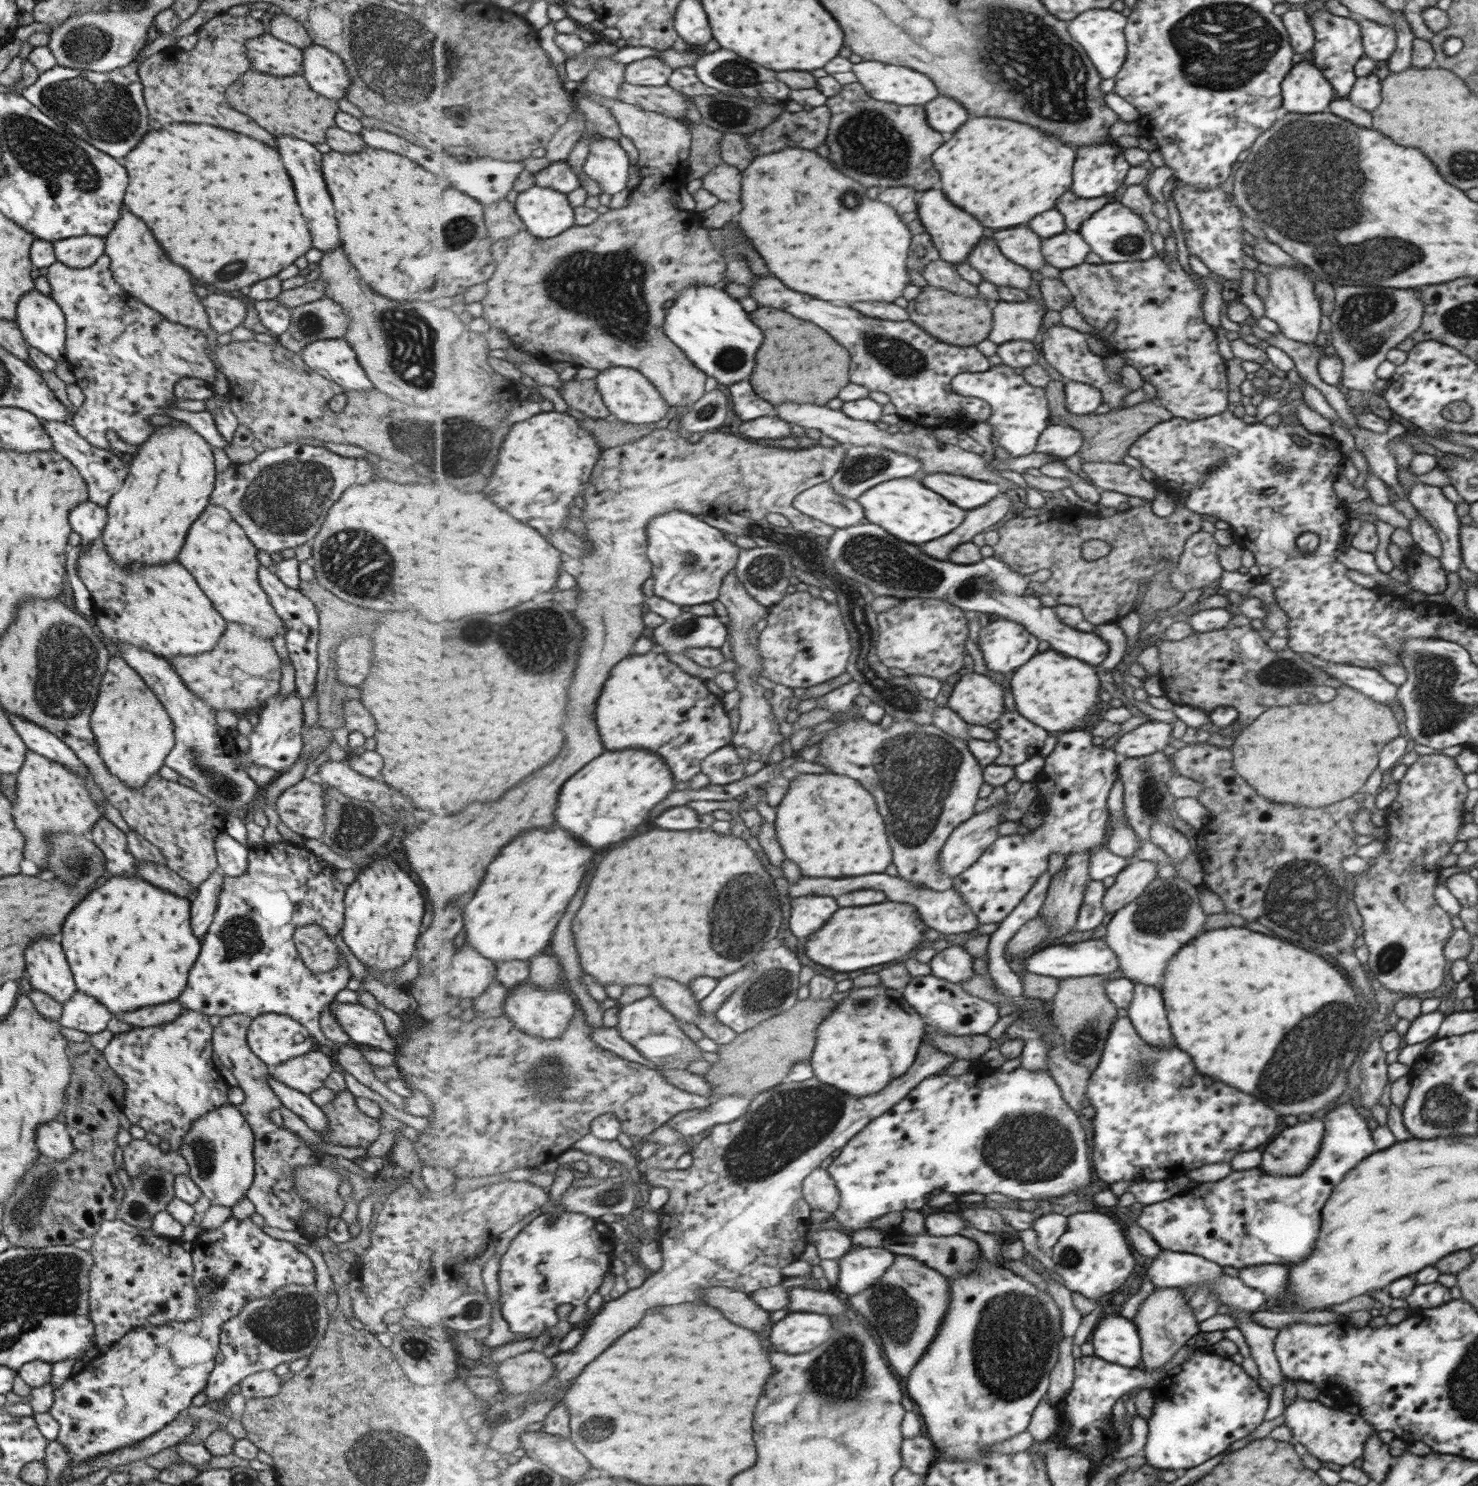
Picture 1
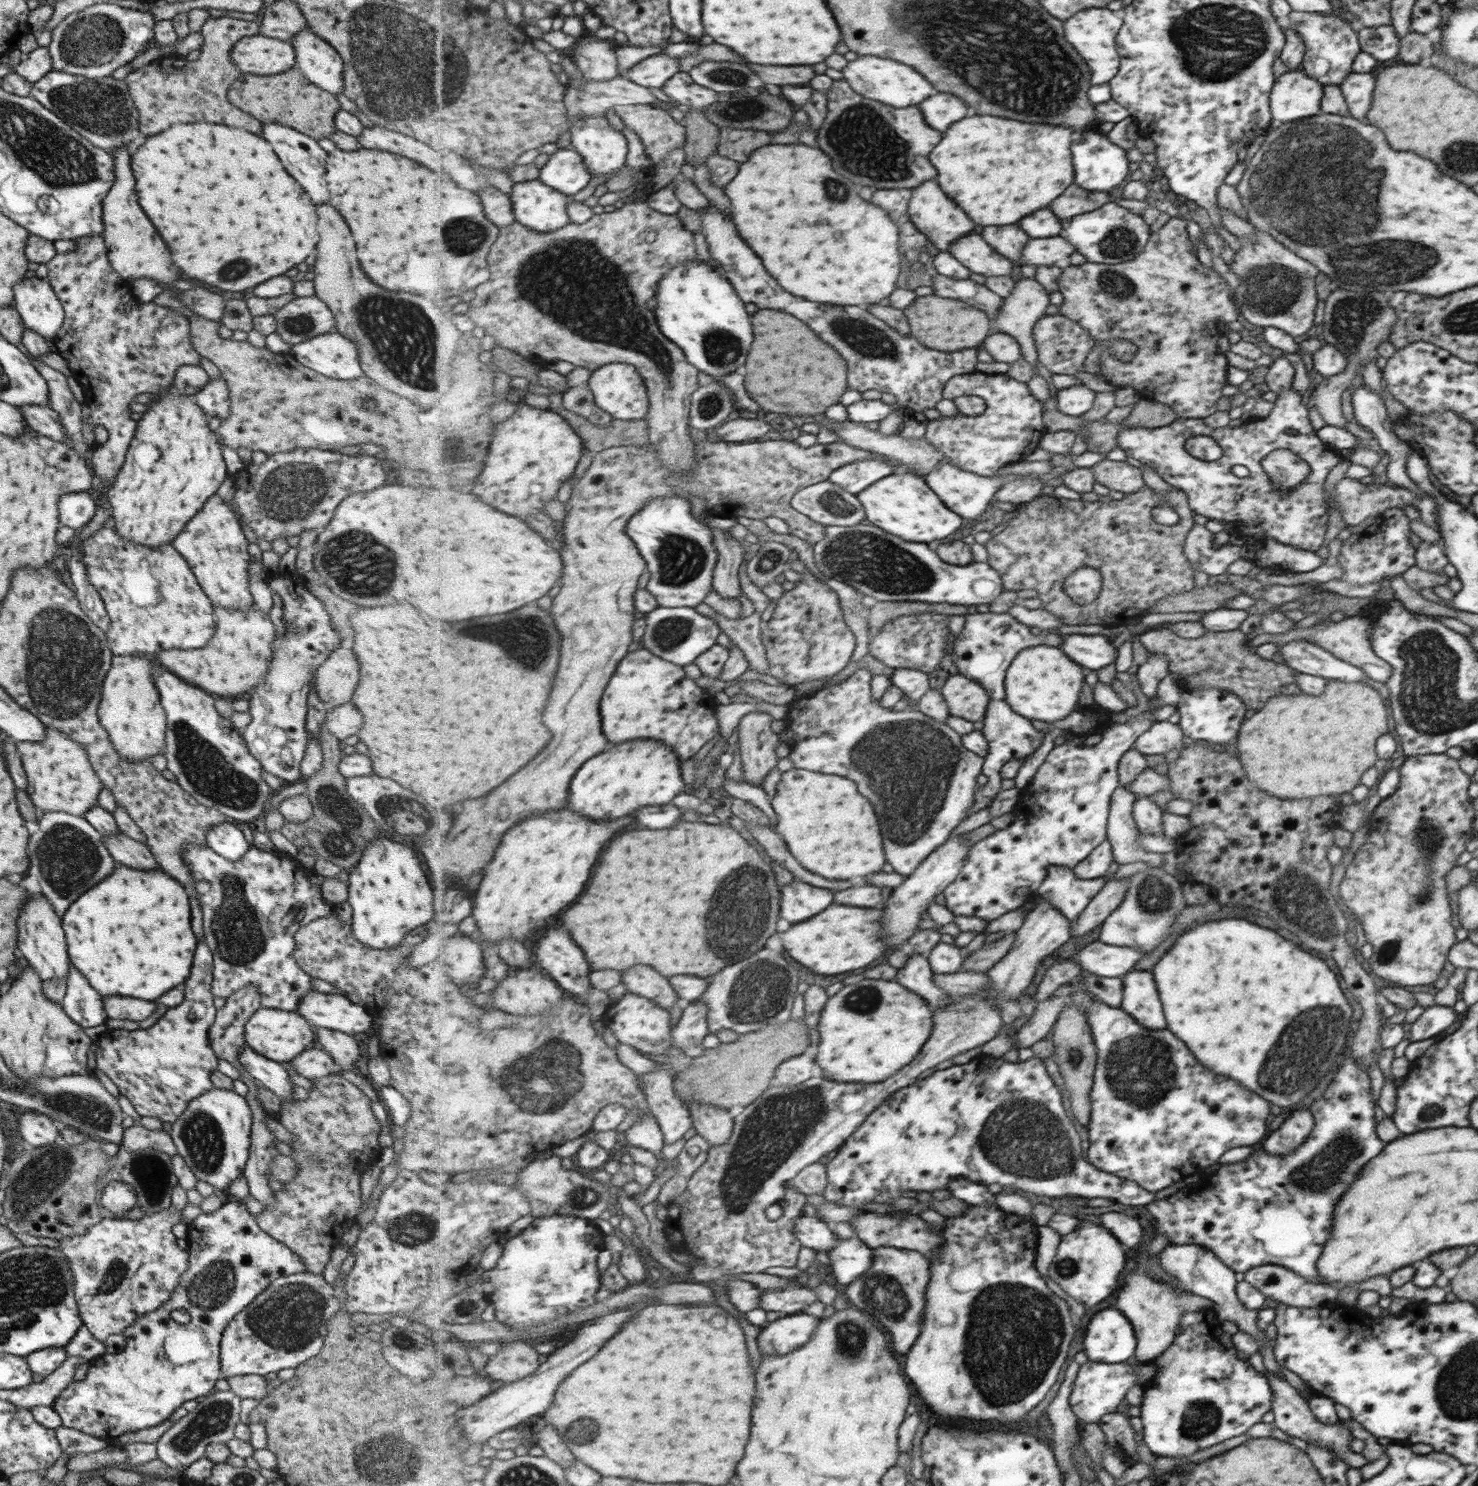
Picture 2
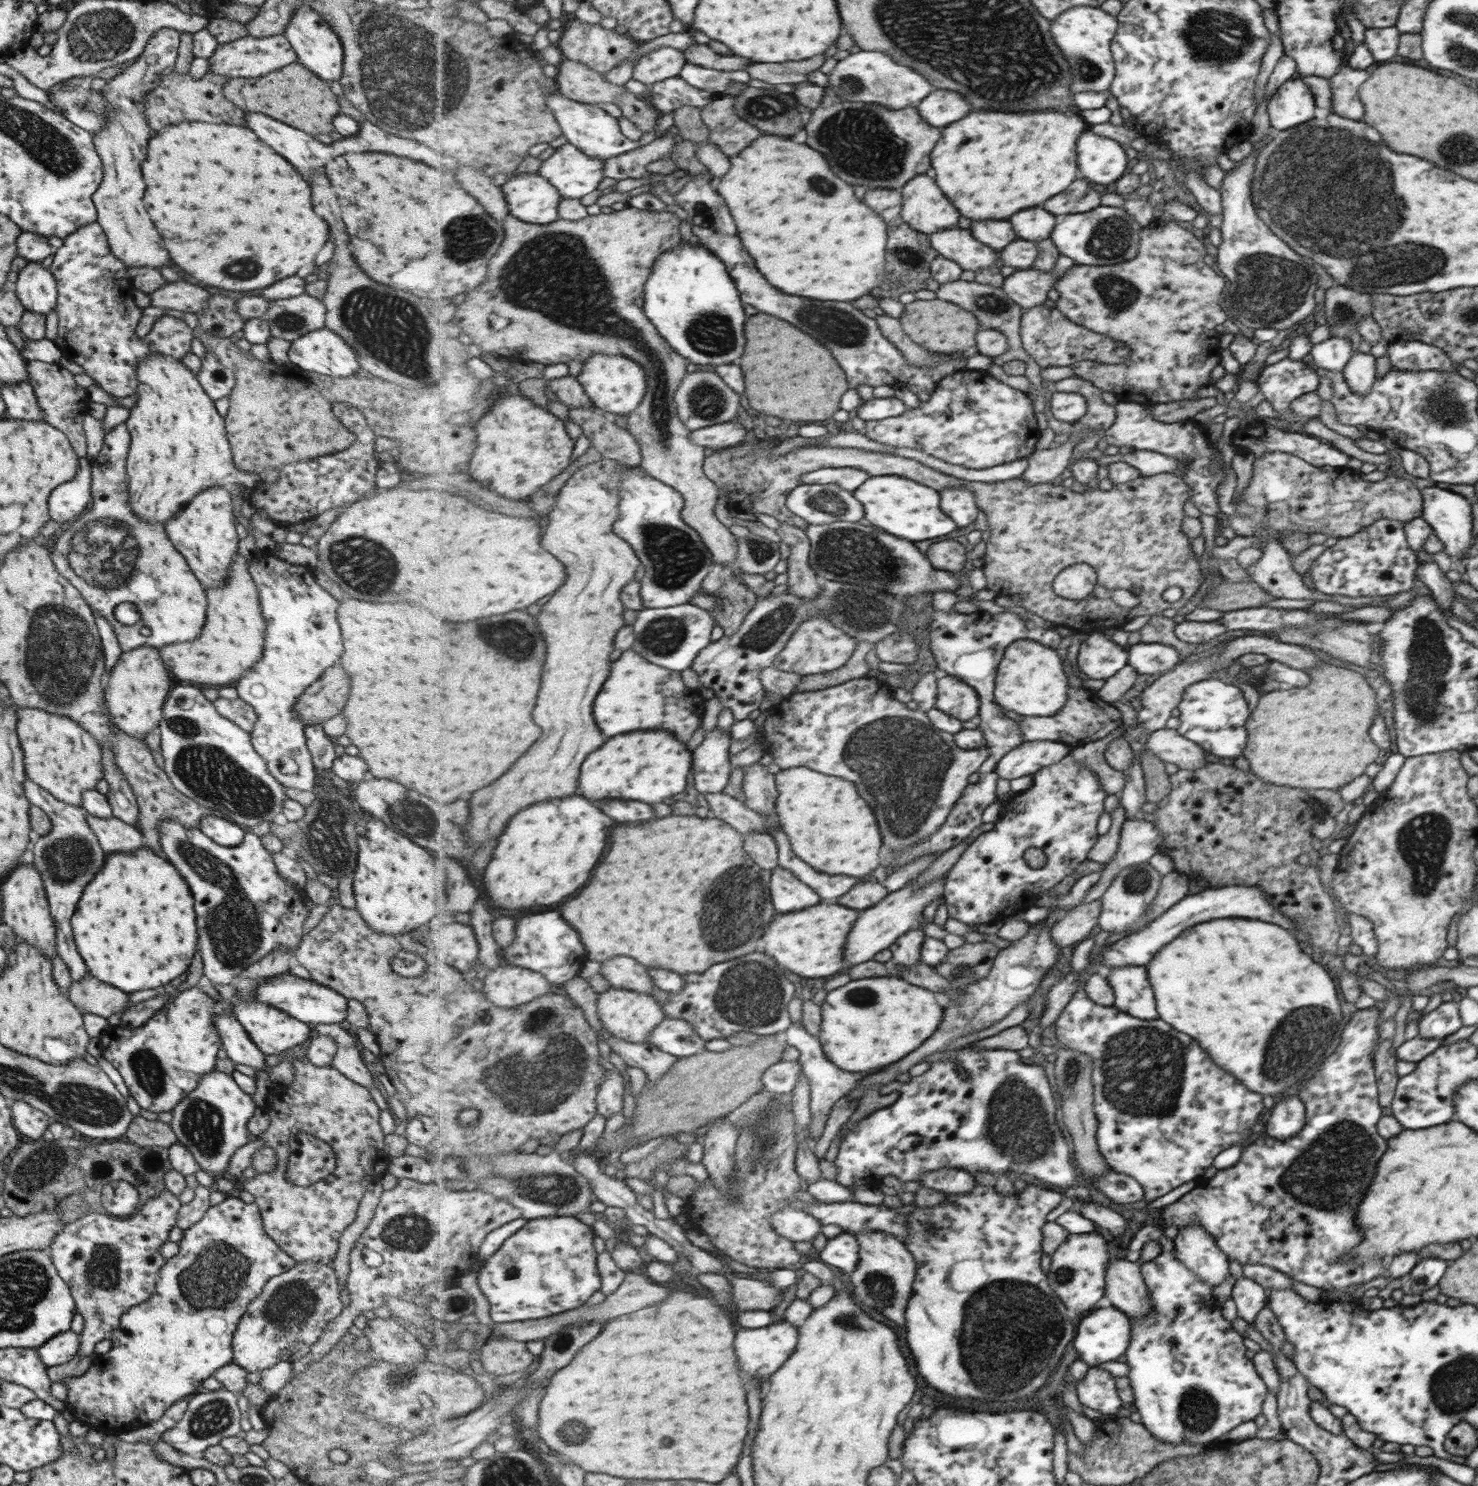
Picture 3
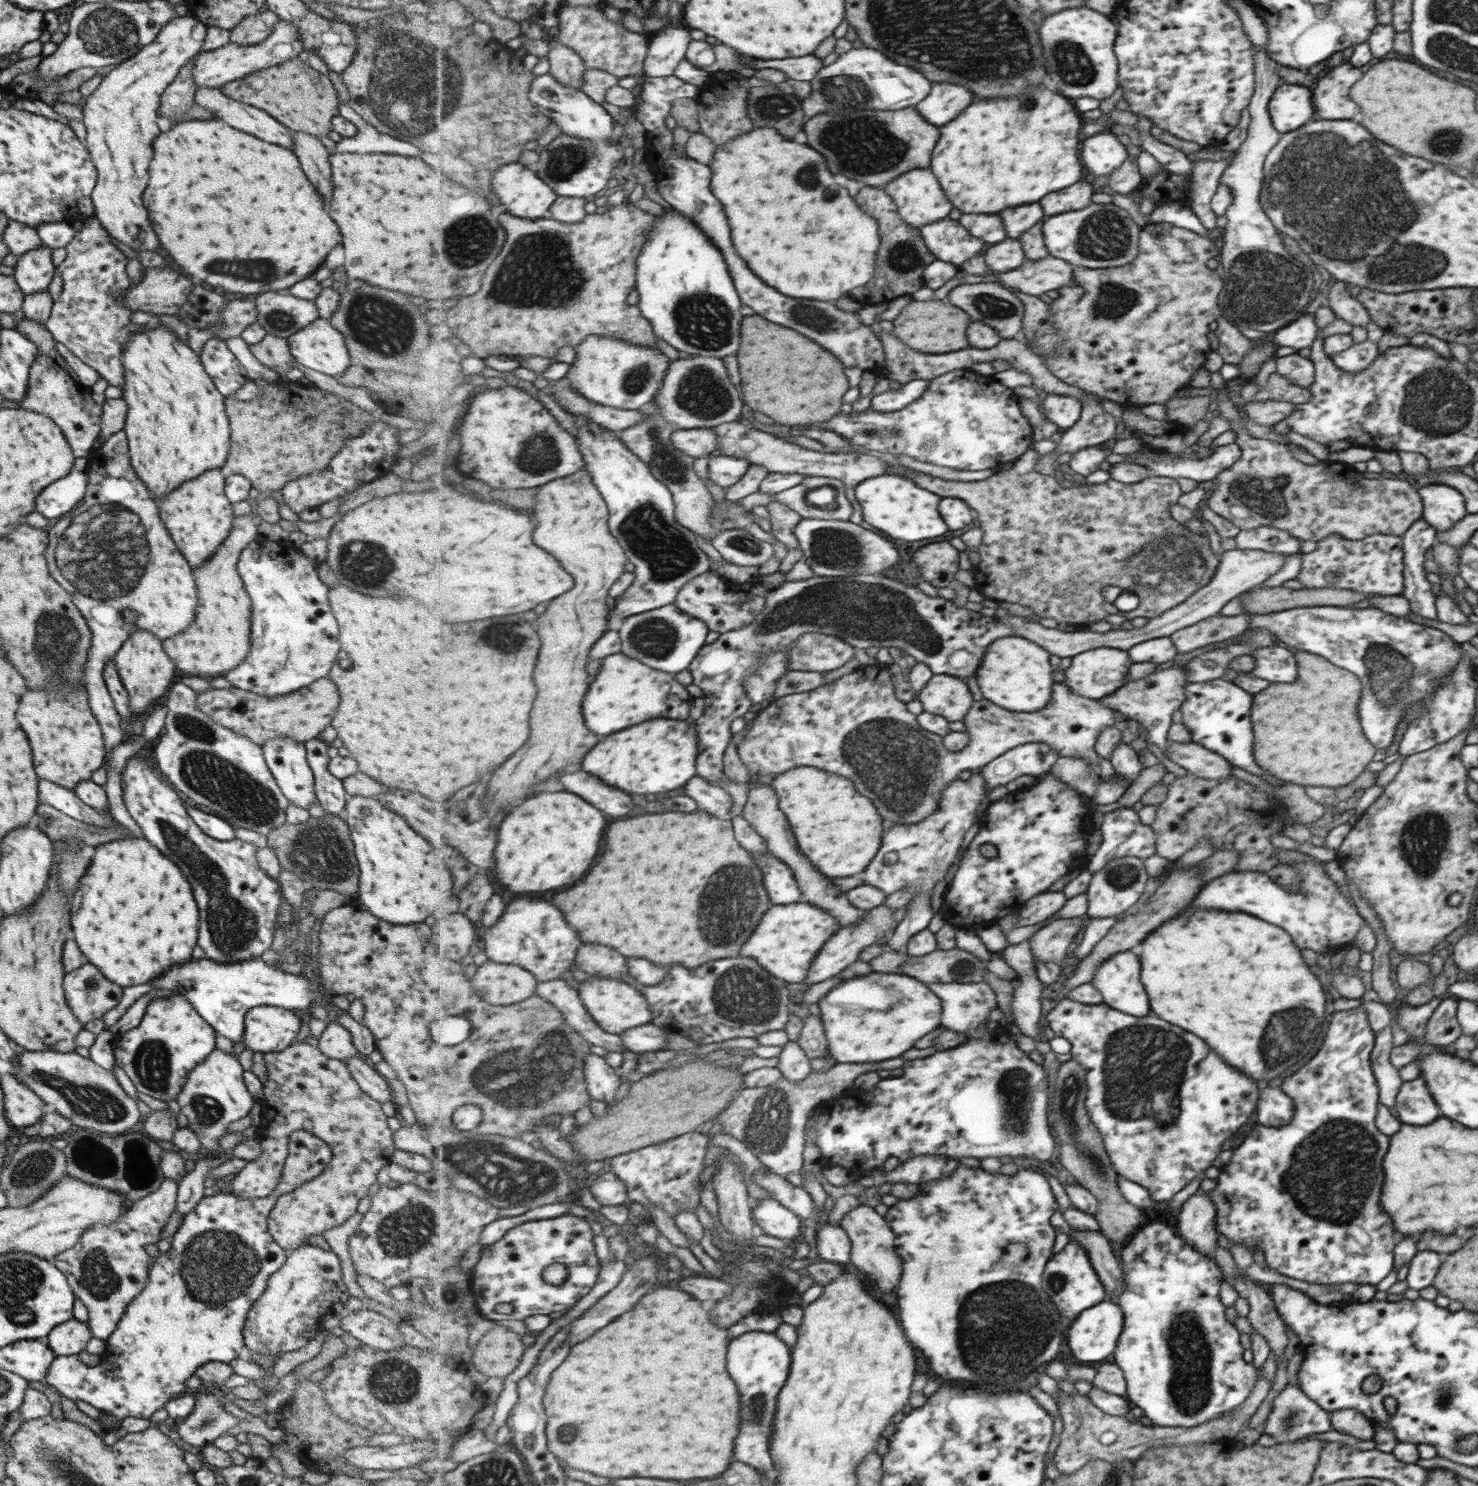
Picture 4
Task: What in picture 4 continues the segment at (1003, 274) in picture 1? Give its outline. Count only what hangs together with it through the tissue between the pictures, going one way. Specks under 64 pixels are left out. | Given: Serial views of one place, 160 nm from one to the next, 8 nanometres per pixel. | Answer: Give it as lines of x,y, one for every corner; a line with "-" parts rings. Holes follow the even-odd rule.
951,218
923,226
920,230
923,231
923,239
926,240
929,251
938,260
960,268
975,254
979,256
979,252
985,246
983,240
971,236
957,220
951,220

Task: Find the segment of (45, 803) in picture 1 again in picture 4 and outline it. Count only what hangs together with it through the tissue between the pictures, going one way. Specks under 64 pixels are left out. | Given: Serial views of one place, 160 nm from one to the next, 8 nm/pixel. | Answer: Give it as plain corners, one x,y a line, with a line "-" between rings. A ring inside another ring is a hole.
84,680
76,688
65,698
57,692
27,690
17,708
17,724
29,742
35,775
71,790
76,782
89,779
102,766
104,750
99,724
87,706

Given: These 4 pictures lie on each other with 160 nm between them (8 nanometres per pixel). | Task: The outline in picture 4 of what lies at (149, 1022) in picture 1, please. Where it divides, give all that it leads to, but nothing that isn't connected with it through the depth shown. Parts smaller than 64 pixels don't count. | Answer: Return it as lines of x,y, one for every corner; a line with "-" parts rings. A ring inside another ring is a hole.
89,962
64,974
62,989
67,1006
83,1025
101,1019
119,1002
122,991
113,981
103,978

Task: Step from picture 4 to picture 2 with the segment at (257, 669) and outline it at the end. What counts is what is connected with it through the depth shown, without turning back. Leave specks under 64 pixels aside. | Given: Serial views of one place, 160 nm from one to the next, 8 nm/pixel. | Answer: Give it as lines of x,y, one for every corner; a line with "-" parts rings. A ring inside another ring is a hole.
273,572
267,584
272,587
271,592
277,594
281,600
284,632
273,640
272,657
267,672
254,686
255,690
251,695
245,696
249,702
251,721
241,730
241,734
249,754
259,762
262,771
291,784
304,779
299,772
299,763
306,749
306,701
314,670
342,642
323,602
305,588
303,576
295,572
282,577

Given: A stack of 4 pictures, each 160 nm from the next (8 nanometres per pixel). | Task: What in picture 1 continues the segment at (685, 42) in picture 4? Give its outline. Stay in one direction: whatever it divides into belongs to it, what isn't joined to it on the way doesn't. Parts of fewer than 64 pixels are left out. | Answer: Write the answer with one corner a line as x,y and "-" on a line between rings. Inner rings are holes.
647,57
626,65
626,82
634,85
658,87
669,84
674,68
663,59

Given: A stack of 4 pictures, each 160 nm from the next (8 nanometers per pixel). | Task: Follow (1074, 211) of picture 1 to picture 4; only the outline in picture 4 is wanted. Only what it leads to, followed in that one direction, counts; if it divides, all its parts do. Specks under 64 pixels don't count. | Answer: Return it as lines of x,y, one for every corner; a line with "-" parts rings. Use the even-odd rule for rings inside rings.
1077,182
1075,186
1049,194
1047,198
1043,198
1043,208
1045,214
1053,216
1059,212
1069,212
1069,210
1081,210
1093,202
1093,188
1087,182

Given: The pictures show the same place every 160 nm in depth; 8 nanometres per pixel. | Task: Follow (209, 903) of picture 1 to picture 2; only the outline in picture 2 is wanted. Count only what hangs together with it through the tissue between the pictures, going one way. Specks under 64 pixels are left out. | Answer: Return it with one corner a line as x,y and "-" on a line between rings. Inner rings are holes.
203,938
197,944
191,972
185,980
185,990
182,990
183,1000
174,1007
167,1008
154,1024
145,1029
127,1031
125,1029
108,1029
96,1040
94,1051
96,1067
103,1072
130,1103
135,1112
141,1116
153,1116
161,1122
172,1123
186,1109
187,1103
191,1102
200,1094
206,1093
211,1087
209,1075
216,1070
218,1058
210,1045
208,1028
213,1024
216,1013
213,1007
213,996
210,991
212,972
212,956
-
201,1002
205,1006
203,1016
189,1016
191,1004

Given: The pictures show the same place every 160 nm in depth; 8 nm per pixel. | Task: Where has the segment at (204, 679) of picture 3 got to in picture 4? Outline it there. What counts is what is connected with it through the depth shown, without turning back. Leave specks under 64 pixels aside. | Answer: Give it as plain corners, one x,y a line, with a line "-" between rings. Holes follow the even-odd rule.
249,511
243,516
234,516
228,536
222,540
221,546
215,549
211,556
202,562
202,565
193,567
192,575
194,578
195,588
197,590
197,610
195,610
195,618
191,622
191,626
181,632
175,638
167,638
162,640
163,650
165,654
174,662
178,675
193,674
198,677
212,678
223,676
228,670
234,669
249,652
249,614
250,600
243,588
243,583
236,571
236,562
243,547
258,536
256,524
252,521
252,516
257,516

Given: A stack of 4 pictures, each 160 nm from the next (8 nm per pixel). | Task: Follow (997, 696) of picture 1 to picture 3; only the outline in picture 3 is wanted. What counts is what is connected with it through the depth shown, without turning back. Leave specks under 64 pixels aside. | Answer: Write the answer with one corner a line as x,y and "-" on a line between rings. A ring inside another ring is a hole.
947,675
938,680
937,709
961,721
975,720
980,716
982,700
970,683
958,676

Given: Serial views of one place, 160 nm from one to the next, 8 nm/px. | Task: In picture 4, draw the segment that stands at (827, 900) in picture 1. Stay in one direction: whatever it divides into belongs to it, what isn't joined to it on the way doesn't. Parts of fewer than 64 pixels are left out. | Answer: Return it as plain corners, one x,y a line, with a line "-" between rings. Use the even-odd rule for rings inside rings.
772,853
759,855
754,861
762,867
764,882
770,899
775,905
790,905
802,900
802,889
794,871

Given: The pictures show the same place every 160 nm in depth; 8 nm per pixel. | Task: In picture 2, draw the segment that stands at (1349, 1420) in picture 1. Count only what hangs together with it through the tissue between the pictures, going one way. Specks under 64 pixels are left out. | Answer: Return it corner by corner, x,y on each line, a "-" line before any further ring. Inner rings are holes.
1265,1371
1264,1377
1267,1378
1269,1390
1271,1390
1272,1423
1279,1430
1282,1430
1287,1436
1301,1438
1305,1442
1315,1443
1319,1448
1325,1448
1327,1452
1333,1452
1335,1458
1345,1461
1351,1468
1359,1469
1368,1463
1360,1454
1355,1454
1355,1452
1351,1452
1351,1449
1349,1449
1349,1441
1353,1438
1346,1426
1343,1426
1342,1423
1339,1422
1338,1424
1323,1424
1319,1422
1310,1413
1307,1401
1300,1396
1293,1386
1290,1386
1289,1383
1285,1381
1283,1376
1278,1377
1269,1371

